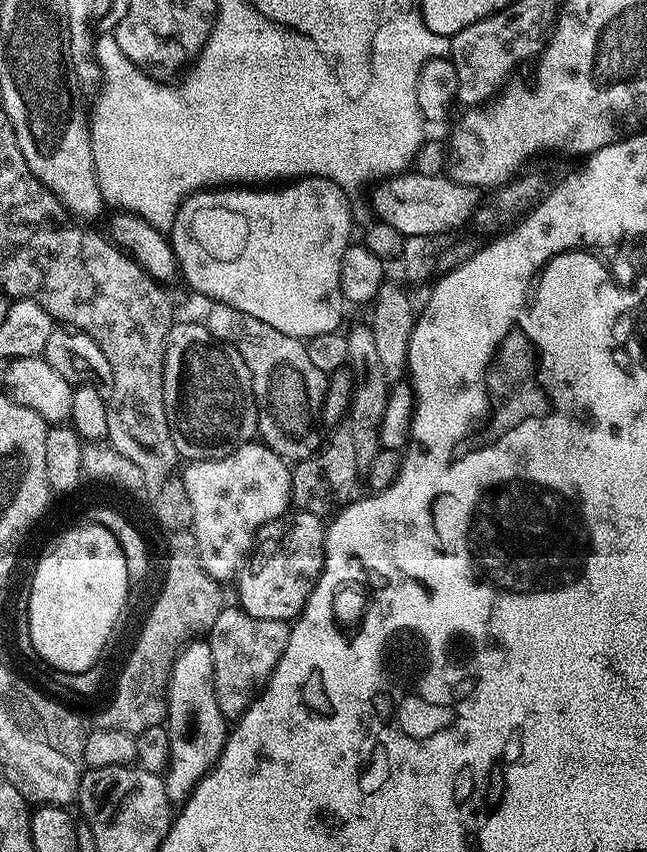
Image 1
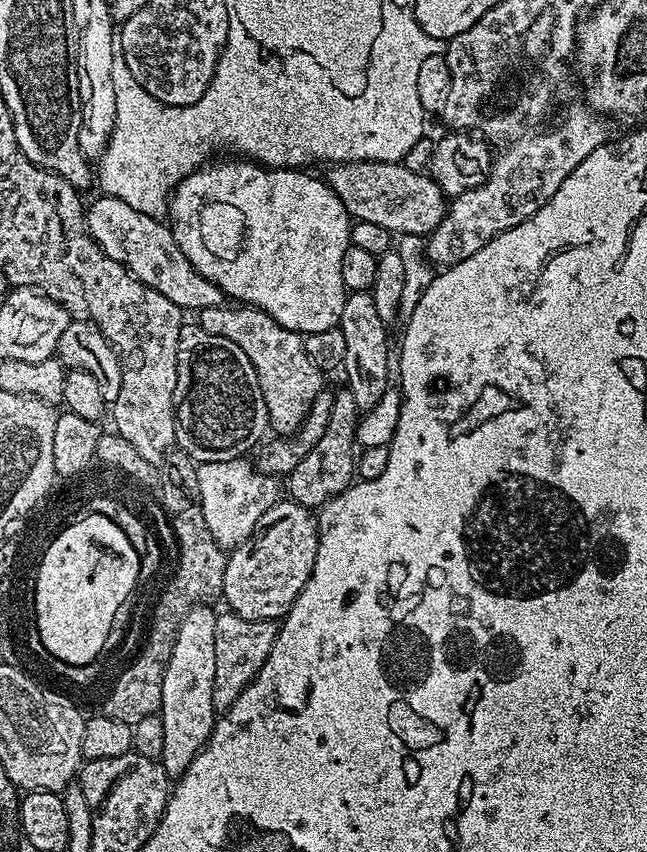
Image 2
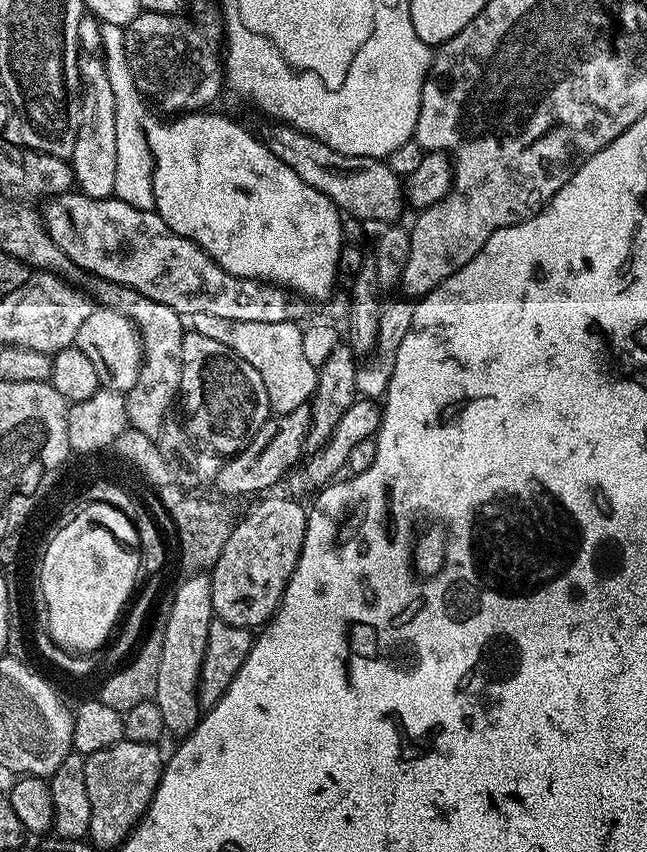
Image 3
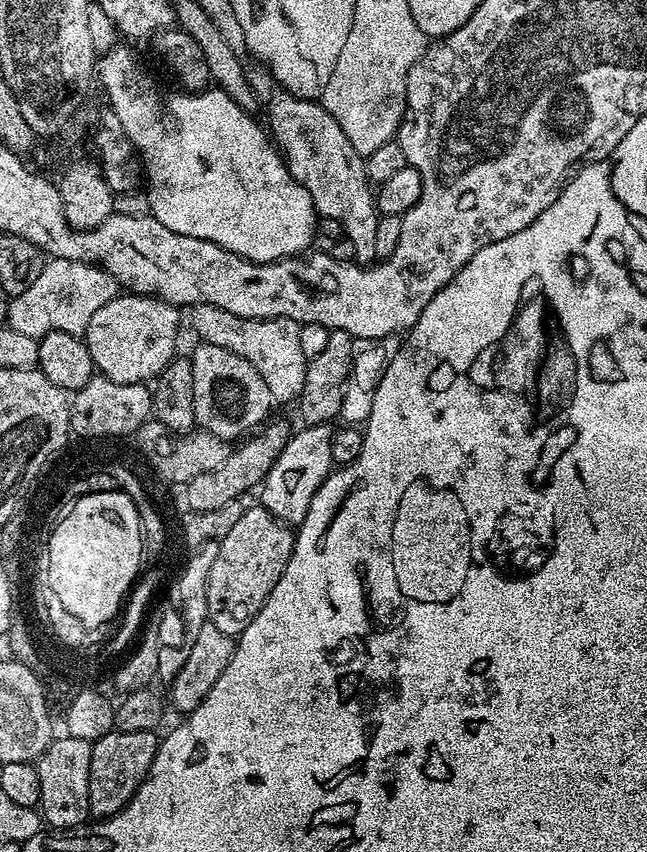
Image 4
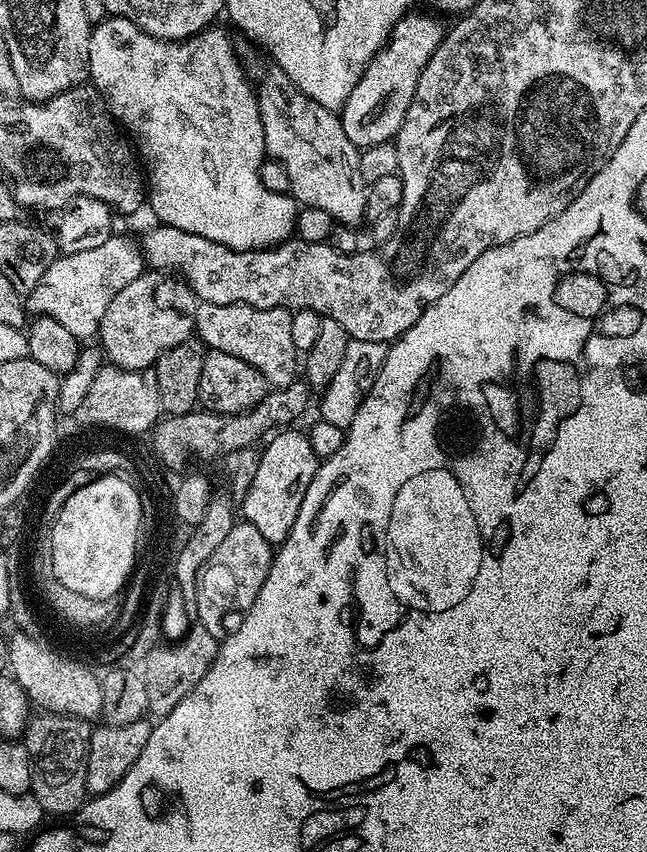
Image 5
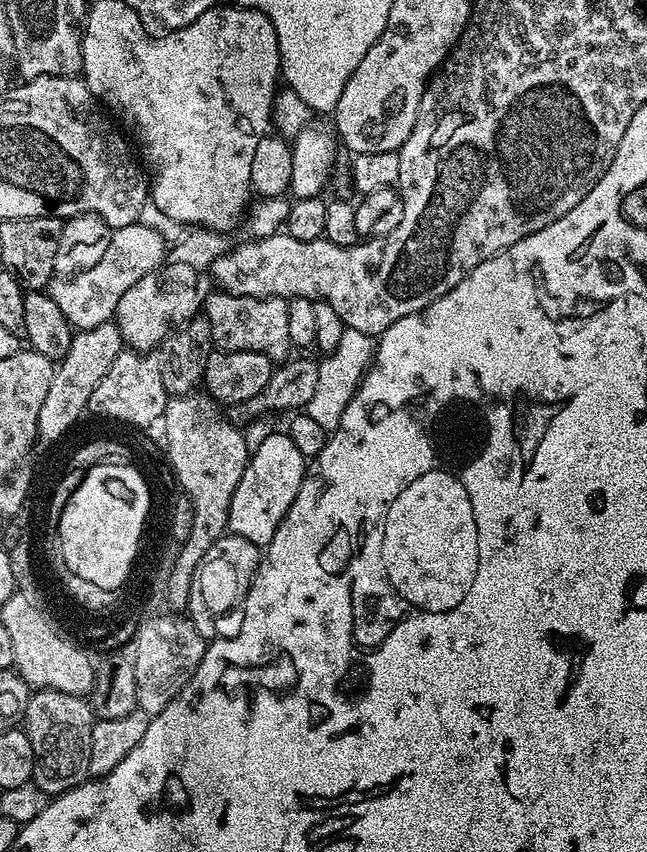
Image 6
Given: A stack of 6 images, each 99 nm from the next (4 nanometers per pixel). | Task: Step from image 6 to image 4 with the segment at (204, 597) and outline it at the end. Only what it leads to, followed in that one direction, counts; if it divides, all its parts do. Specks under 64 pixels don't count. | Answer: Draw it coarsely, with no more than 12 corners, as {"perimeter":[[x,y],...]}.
{"perimeter":[[263,506],[220,537],[208,619],[239,637],[290,562]]}

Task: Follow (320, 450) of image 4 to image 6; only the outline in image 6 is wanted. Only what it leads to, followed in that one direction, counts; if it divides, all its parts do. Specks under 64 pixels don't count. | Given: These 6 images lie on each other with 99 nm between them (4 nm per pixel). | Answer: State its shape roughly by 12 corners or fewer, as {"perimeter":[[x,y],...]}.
{"perimeter":[[277,430],[248,458],[228,532],[274,538],[304,481],[306,458]]}

